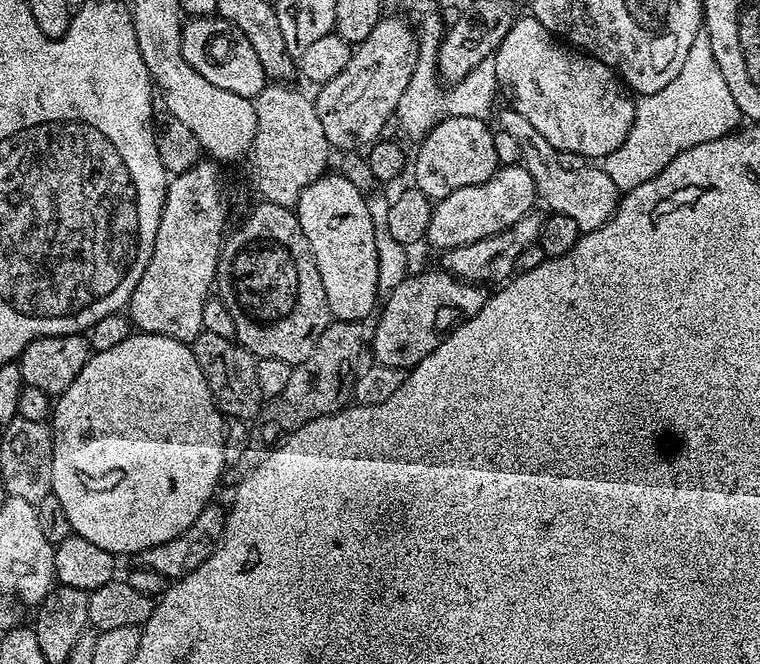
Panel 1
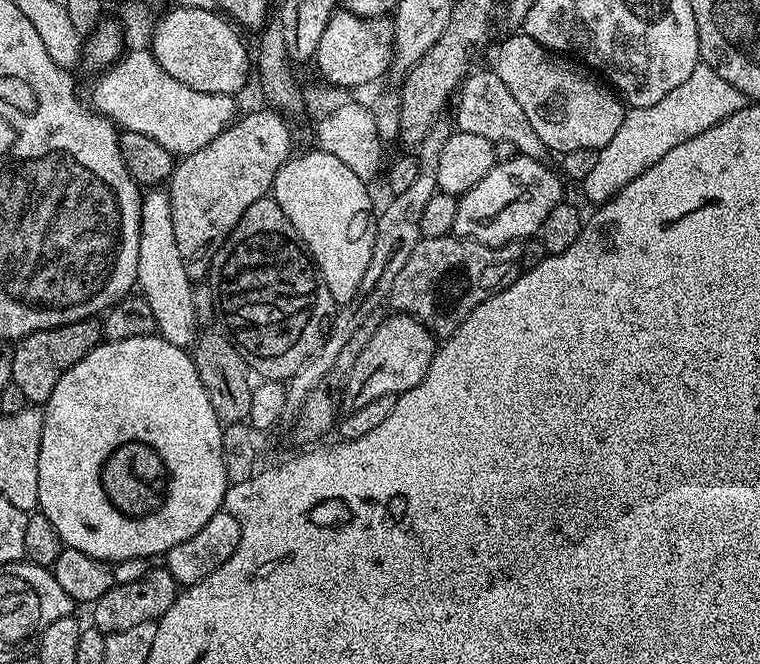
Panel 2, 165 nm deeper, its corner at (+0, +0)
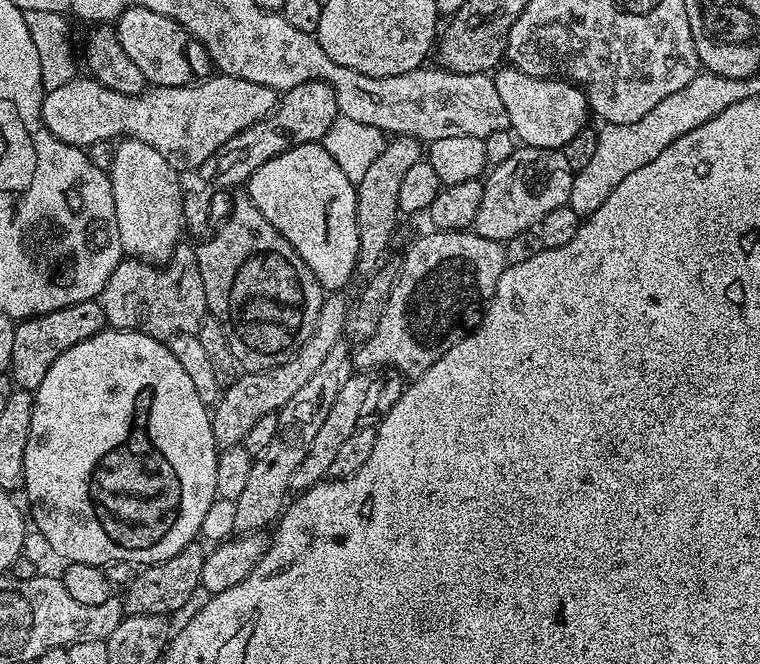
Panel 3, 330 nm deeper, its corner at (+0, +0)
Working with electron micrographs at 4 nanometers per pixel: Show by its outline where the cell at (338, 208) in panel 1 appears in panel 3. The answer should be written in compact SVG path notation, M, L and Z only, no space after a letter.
M323 143L298 144L287 148L282 154L270 158L262 166L258 166L256 173L246 182L246 195L262 210L266 222L278 230L298 250L302 262L310 266L314 278L318 278L320 287L325 293L336 294L354 280L356 271L356 259L358 258L358 218L356 217L356 184L346 178L330 158L330 154L325 150Z

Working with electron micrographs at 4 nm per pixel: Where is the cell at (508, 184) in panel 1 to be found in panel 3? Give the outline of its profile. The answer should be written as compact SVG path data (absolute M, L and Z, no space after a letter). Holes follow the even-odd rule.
M517 147L506 162L495 165L487 173L482 192L482 206L474 225L477 236L501 242L522 231L535 229L546 214L567 205L574 173L563 151L555 148ZM492 172L492 173L491 173Z

